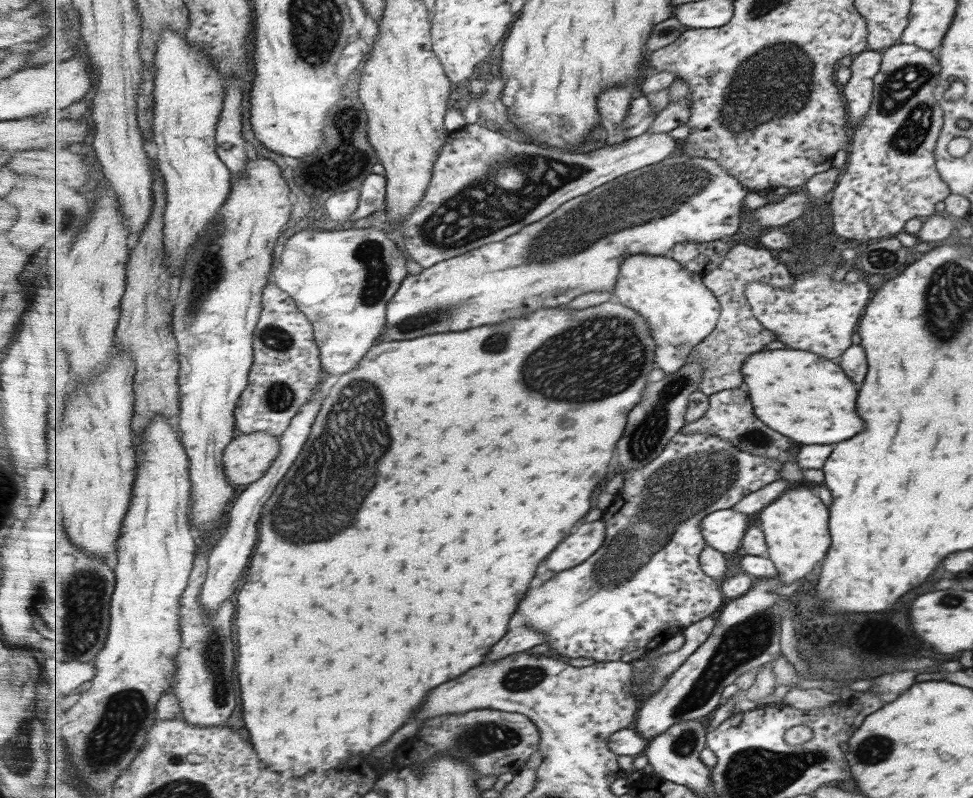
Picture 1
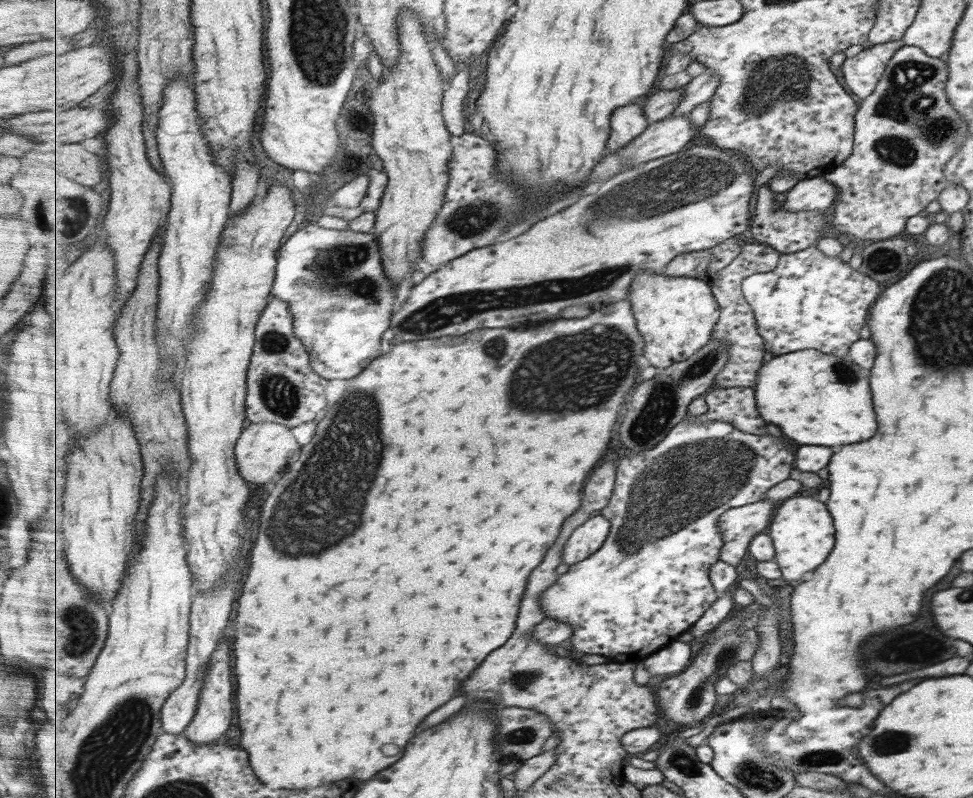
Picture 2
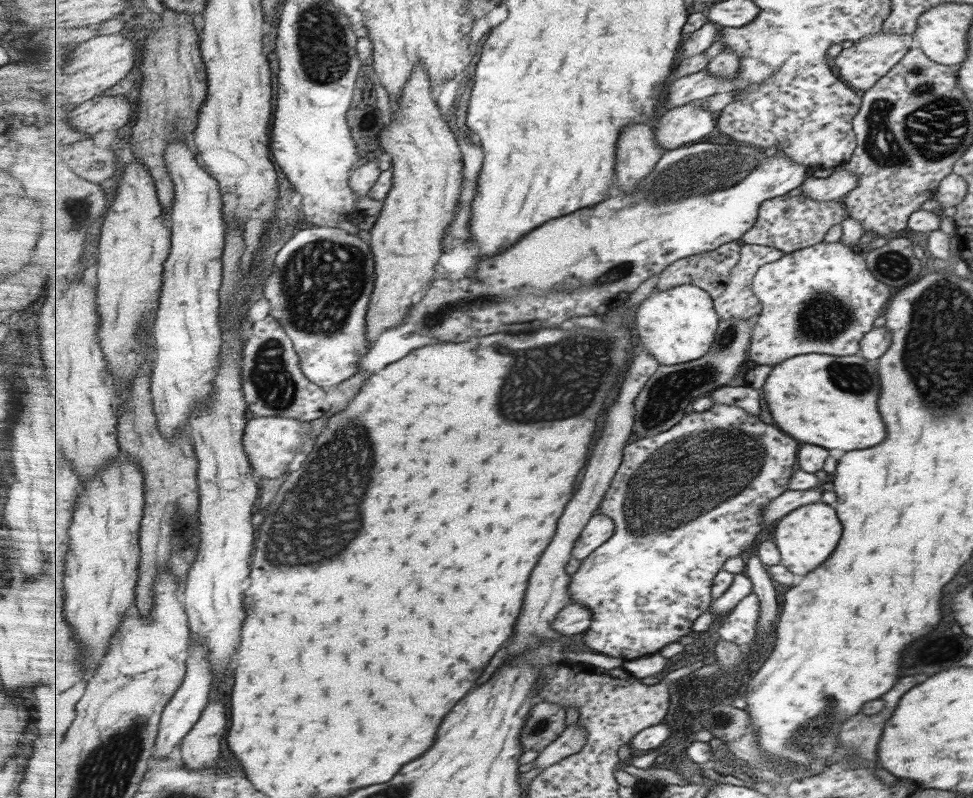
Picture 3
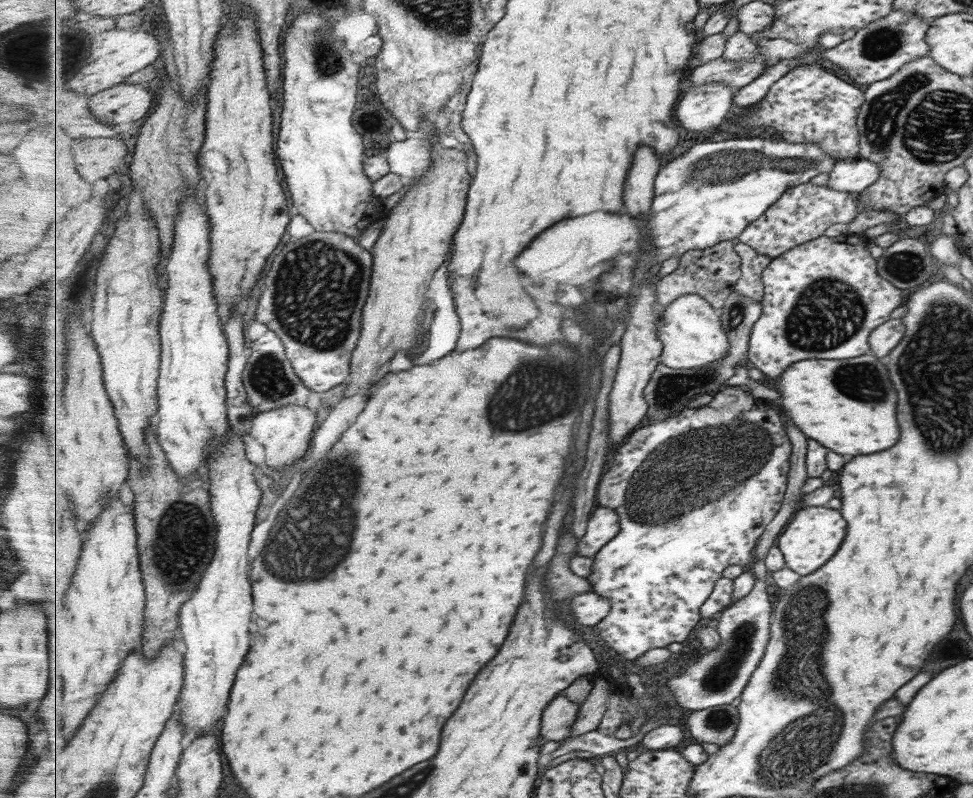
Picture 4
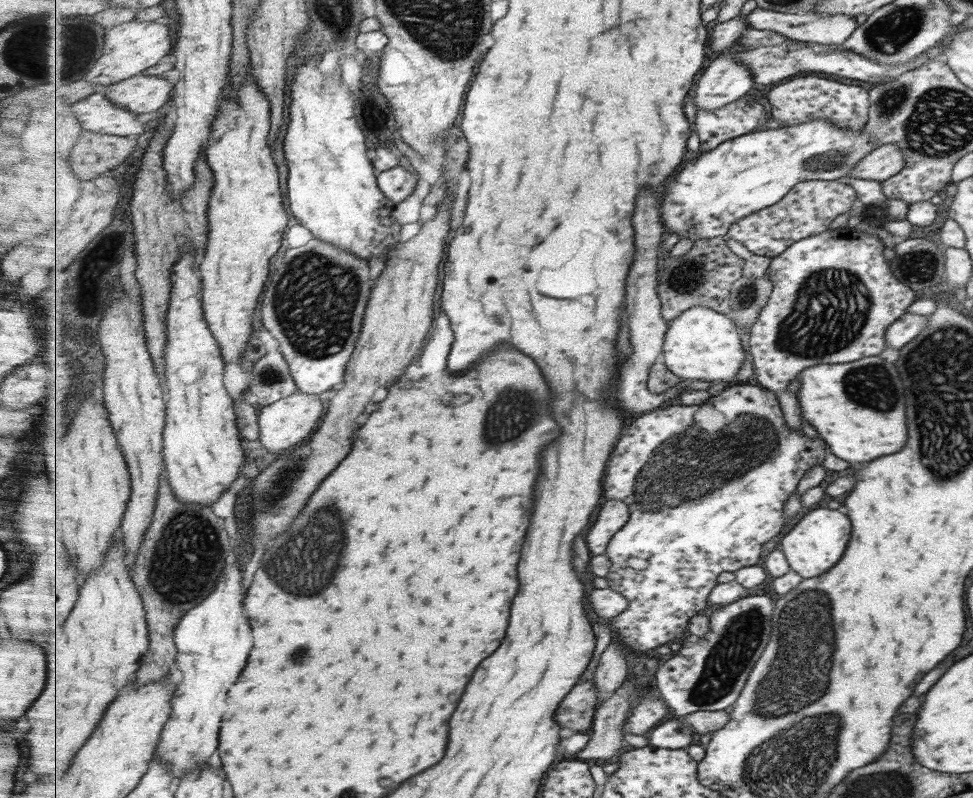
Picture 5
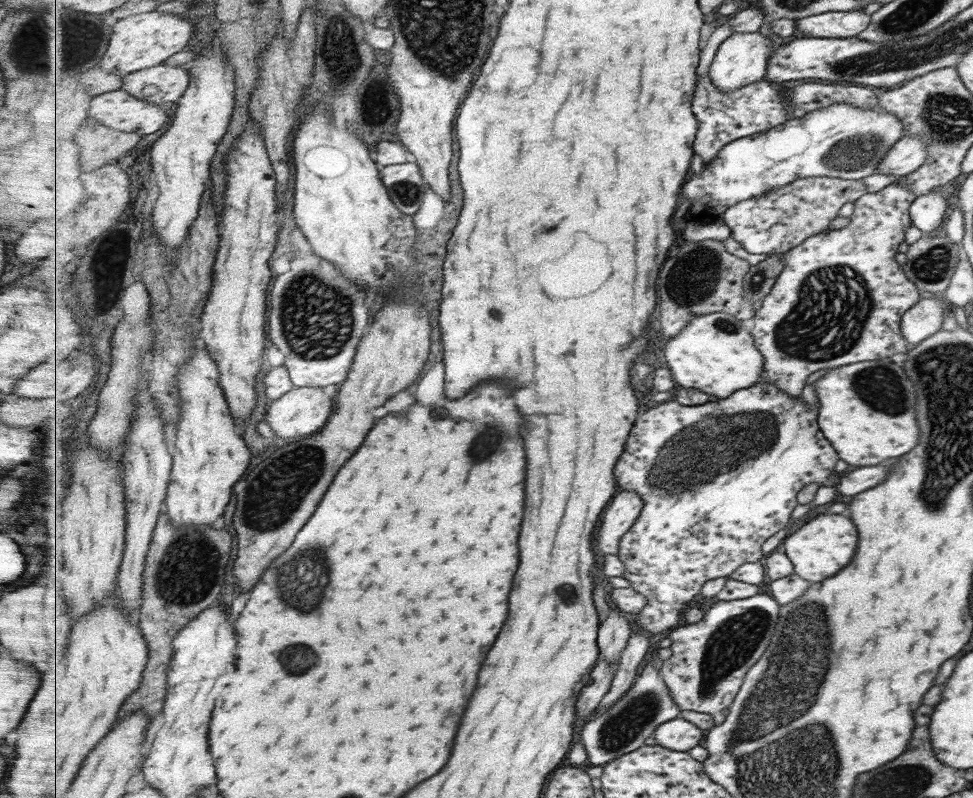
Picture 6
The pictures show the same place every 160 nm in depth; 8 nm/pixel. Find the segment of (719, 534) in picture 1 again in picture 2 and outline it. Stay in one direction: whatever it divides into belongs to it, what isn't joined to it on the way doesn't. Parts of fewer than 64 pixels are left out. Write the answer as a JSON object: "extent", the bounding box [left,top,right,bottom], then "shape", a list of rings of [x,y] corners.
{"extent":[720,500,783,566],"shape":[[[783,500],[759,501],[733,509],[720,518],[720,531],[724,535],[724,548],[720,560],[737,566],[749,553],[754,536],[769,528],[777,508]]]}

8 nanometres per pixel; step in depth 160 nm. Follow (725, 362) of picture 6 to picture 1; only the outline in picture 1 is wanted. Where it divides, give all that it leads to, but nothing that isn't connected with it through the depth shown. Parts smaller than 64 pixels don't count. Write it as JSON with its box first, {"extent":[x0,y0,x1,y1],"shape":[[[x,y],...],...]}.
{"extent":[614,254,720,375],"shape":[[[635,254],[621,266],[614,299],[648,318],[657,345],[655,364],[665,375],[677,373],[687,364],[690,354],[720,322],[720,300],[705,286],[703,274],[692,273],[670,256]]]}

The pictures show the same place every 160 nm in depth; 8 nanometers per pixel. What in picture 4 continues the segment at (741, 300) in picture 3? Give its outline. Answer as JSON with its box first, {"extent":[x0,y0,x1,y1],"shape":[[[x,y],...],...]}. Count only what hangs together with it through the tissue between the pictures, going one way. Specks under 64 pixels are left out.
{"extent":[734,243,772,301],"shape":[[[735,243],[737,253],[742,258],[742,275],[736,282],[734,290],[747,298],[753,298],[755,301],[764,301],[764,279],[763,274],[768,269],[772,258],[759,254],[747,244]]]}

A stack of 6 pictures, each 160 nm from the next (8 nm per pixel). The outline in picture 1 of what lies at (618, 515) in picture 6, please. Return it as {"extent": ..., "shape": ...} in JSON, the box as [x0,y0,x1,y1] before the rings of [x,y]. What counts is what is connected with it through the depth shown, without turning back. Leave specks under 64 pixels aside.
{"extent":[547,518,608,573],"shape":[[[603,518],[583,522],[577,532],[565,538],[565,542],[547,558],[547,568],[559,573],[583,564],[604,545],[607,537],[608,525]]]}

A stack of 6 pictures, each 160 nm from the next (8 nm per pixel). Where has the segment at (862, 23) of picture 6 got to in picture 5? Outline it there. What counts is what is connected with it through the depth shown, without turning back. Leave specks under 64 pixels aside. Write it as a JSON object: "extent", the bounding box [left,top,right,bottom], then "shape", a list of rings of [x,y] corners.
{"extent":[746,7,855,45],"shape":[[[757,7],[748,16],[746,22],[757,30],[774,30],[779,32],[787,39],[794,42],[810,42],[813,44],[833,44],[840,45],[853,33],[855,27],[855,17],[851,18],[845,14],[834,14],[833,16],[816,16],[814,12],[785,14],[784,12],[775,12],[774,10],[765,10]]]}

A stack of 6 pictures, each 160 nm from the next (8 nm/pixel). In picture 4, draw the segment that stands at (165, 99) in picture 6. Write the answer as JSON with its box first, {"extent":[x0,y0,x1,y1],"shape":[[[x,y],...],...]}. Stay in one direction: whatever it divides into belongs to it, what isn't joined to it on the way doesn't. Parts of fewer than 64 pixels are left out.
{"extent":[91,84,155,126],"shape":[[[119,84],[107,90],[101,91],[99,94],[91,96],[91,111],[101,122],[108,122],[111,126],[114,124],[123,124],[123,122],[135,122],[145,118],[155,106],[155,96],[150,89],[141,88],[138,84]]]}

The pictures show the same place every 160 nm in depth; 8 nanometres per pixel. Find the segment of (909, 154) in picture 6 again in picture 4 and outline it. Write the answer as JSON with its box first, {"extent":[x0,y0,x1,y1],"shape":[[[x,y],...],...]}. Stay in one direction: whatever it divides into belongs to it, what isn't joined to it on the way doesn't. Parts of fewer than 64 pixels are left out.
{"extent":[825,157,878,193],"shape":[[[859,157],[838,159],[828,173],[825,186],[833,190],[857,193],[877,180],[878,164]]]}

